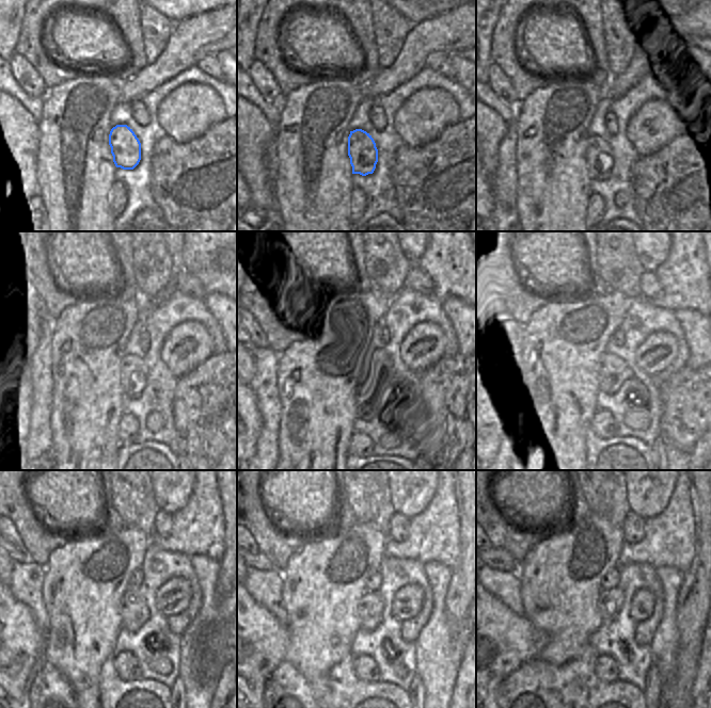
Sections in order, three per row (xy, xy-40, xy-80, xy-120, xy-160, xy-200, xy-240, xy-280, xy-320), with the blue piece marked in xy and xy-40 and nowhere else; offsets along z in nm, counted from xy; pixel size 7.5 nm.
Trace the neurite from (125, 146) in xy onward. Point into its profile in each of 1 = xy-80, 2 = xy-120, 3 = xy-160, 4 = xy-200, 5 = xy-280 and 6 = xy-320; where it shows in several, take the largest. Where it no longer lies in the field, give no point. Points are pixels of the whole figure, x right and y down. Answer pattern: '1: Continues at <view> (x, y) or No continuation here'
1: Continues at xy-80 (599, 156)
2: Continues at xy-120 (133, 370)
3: Continues at xy-160 (373, 371)
4: Continues at xy-200 (614, 372)
5: Continues at xy-280 (370, 606)
6: Continues at xy-320 (610, 601).

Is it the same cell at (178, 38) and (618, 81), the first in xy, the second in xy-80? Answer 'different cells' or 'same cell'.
same cell

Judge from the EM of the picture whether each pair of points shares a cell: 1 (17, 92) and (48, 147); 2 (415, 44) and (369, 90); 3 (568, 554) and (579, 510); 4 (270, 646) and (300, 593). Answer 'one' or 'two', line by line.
1: two
2: one
3: two
4: two

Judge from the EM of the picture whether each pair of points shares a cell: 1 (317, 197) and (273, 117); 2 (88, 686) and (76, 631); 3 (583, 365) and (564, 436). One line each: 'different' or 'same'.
1: different
2: same
3: same

